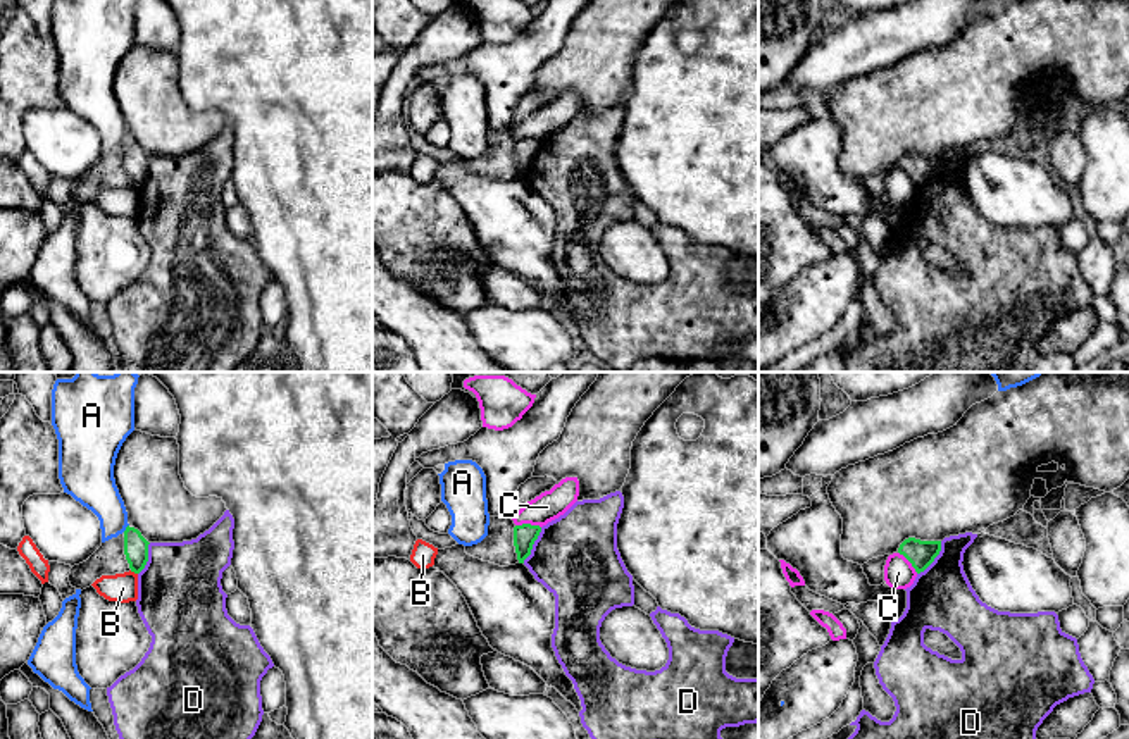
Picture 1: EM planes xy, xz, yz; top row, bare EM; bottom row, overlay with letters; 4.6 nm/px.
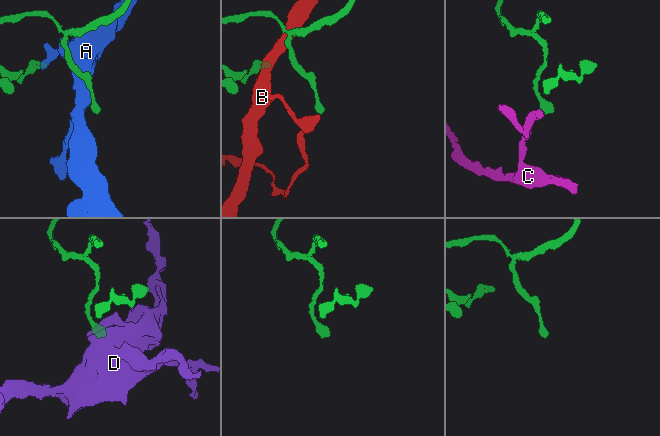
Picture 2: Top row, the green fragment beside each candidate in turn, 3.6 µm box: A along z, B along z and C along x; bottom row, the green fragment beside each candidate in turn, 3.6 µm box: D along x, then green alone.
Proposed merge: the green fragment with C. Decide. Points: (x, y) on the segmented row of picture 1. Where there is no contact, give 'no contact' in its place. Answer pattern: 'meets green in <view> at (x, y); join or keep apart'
meets green in xz at (528, 524); keep apart

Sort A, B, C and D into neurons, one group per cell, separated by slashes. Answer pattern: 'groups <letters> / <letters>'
groups A / B / C / D

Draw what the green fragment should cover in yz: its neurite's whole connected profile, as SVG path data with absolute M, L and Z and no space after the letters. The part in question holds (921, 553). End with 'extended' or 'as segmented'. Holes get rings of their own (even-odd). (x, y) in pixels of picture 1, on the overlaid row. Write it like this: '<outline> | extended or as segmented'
M905 539L898 553L903 555L917 574L924 572L941 551L941 541Z | as segmented

